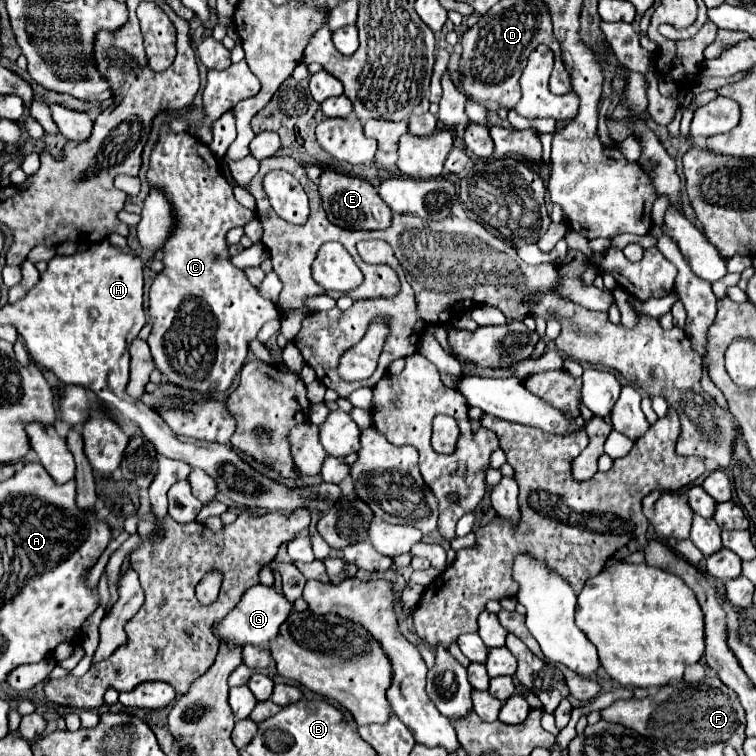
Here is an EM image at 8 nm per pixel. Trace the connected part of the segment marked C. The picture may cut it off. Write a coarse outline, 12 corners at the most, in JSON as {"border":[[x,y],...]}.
{"border":[[161,128],[147,178],[177,230],[149,290],[167,382],[225,392],[283,318],[229,262],[255,214],[189,132]]}

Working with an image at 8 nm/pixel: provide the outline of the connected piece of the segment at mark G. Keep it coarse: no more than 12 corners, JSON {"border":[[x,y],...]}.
{"border":[[251,586],[211,632],[229,646],[265,646],[291,602]]}

